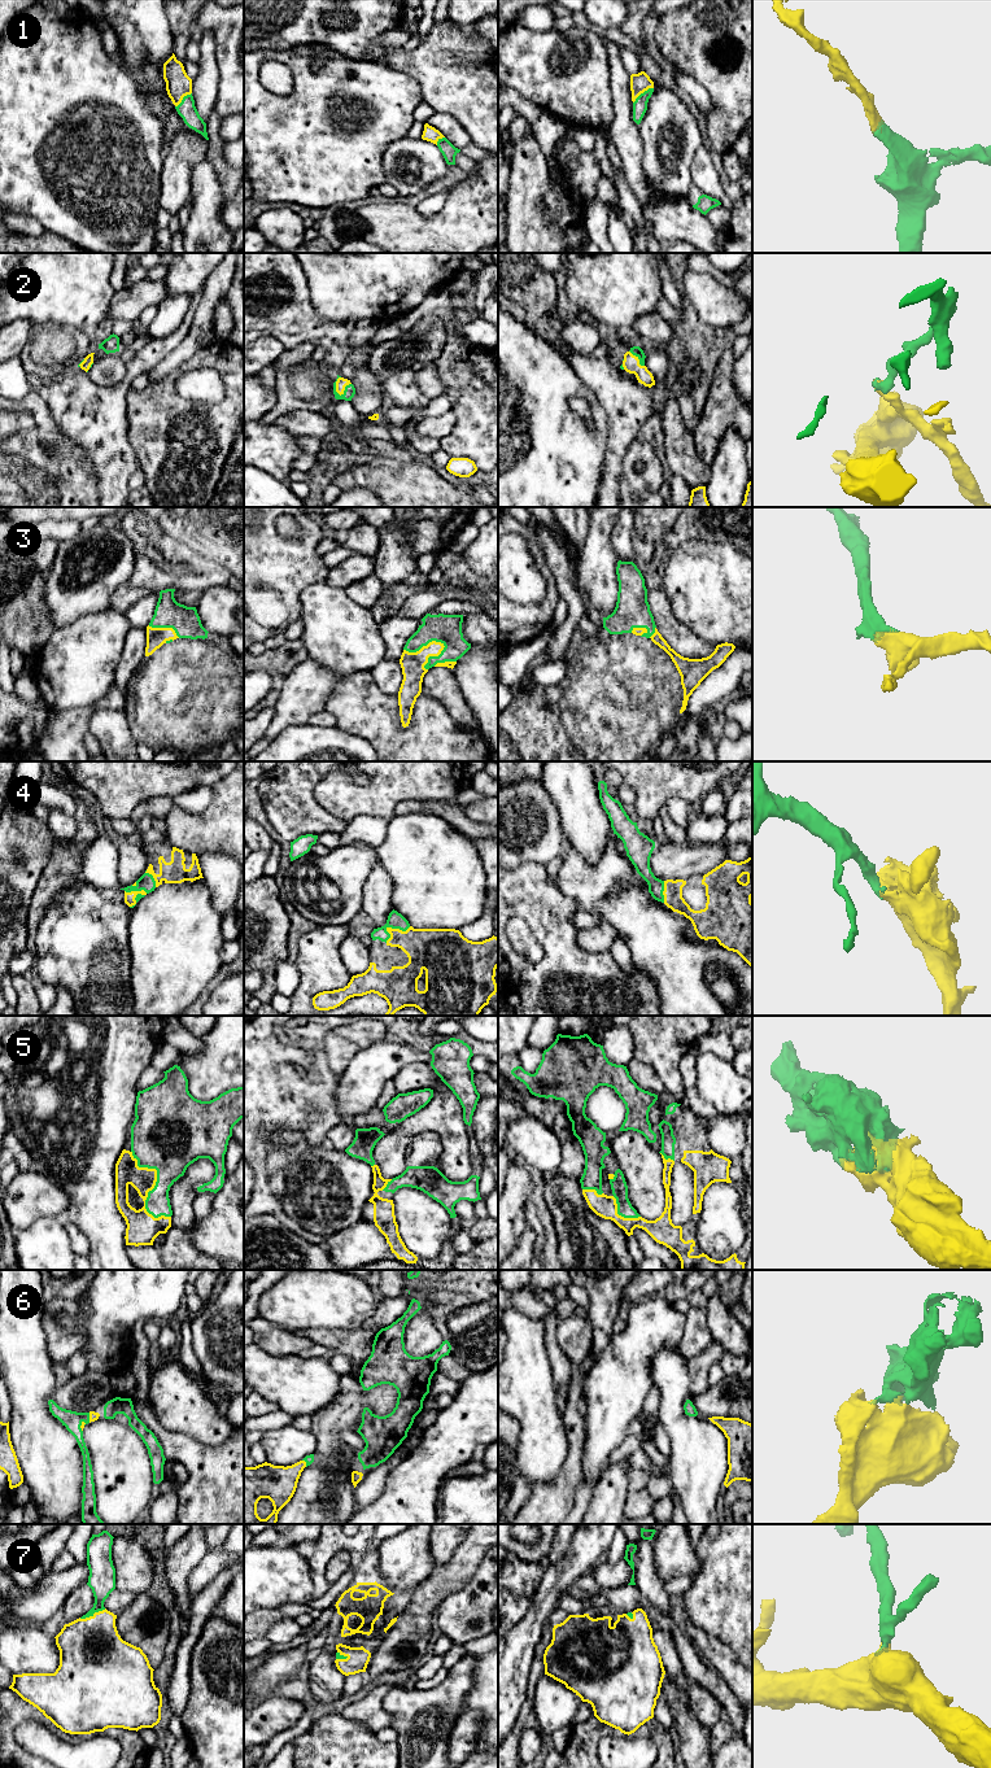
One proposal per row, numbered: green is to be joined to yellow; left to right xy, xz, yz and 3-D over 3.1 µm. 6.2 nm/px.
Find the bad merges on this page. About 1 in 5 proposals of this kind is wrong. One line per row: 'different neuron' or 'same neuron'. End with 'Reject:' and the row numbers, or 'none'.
1: same neuron
2: same neuron
3: same neuron
4: same neuron
5: same neuron
6: same neuron
7: same neuron
Reject: none

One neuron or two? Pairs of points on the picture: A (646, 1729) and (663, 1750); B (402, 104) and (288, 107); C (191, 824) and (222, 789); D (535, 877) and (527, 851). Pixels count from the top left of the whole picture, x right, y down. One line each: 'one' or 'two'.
A: one
B: one
C: one
D: two

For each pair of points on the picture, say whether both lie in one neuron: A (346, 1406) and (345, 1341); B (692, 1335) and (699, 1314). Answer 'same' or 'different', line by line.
A: different
B: same

